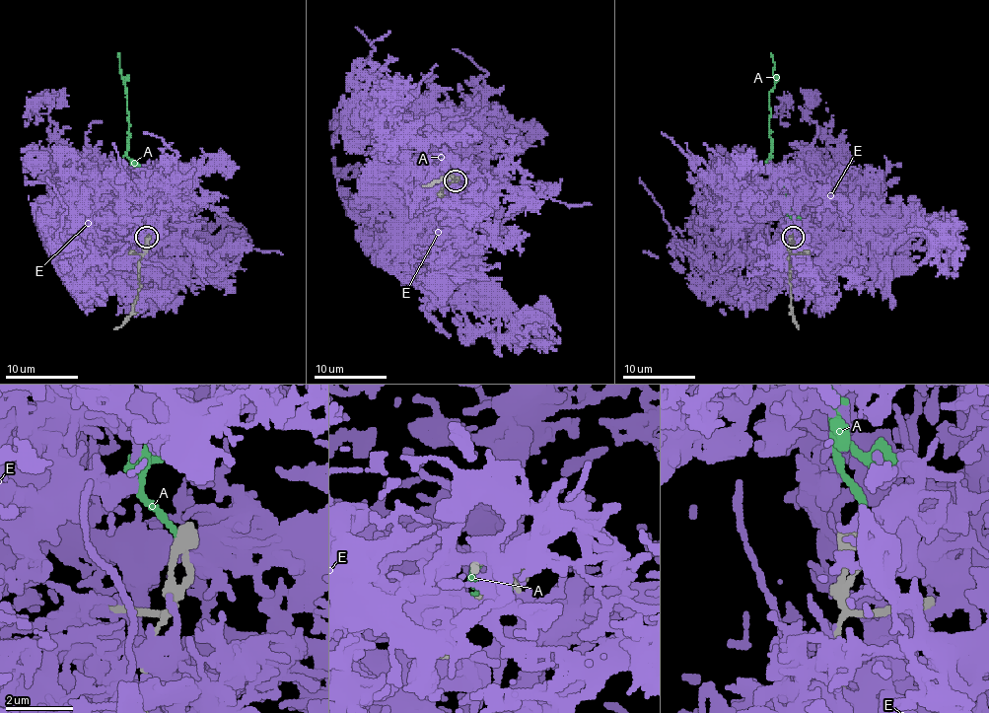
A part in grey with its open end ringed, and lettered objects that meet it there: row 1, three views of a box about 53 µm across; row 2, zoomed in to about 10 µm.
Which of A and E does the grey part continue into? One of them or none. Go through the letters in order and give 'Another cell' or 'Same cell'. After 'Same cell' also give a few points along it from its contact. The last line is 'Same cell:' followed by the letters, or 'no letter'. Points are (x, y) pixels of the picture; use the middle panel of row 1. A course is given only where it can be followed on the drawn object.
A: Same cell
E: Another cell
Same cell: A

